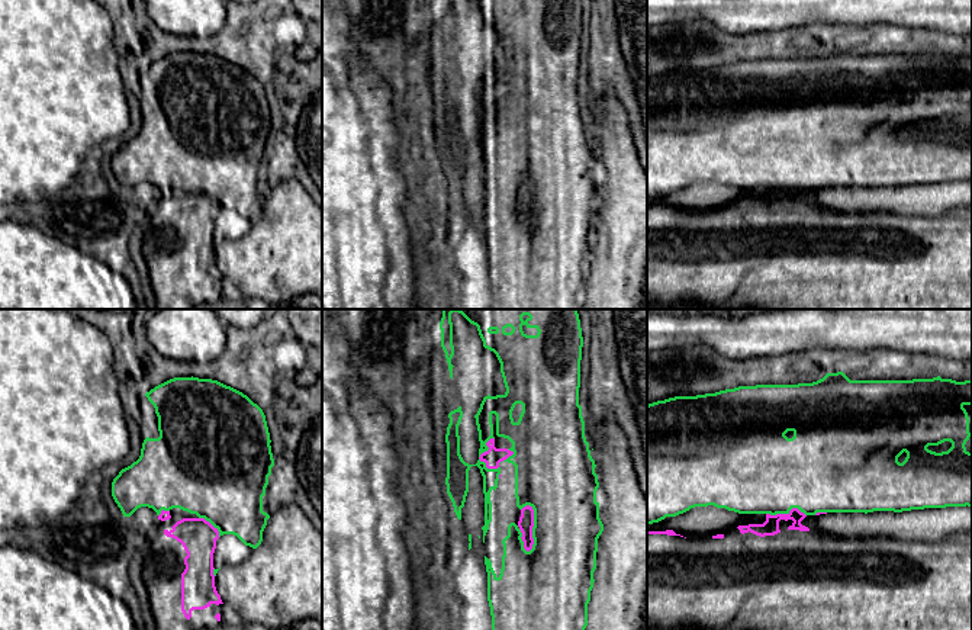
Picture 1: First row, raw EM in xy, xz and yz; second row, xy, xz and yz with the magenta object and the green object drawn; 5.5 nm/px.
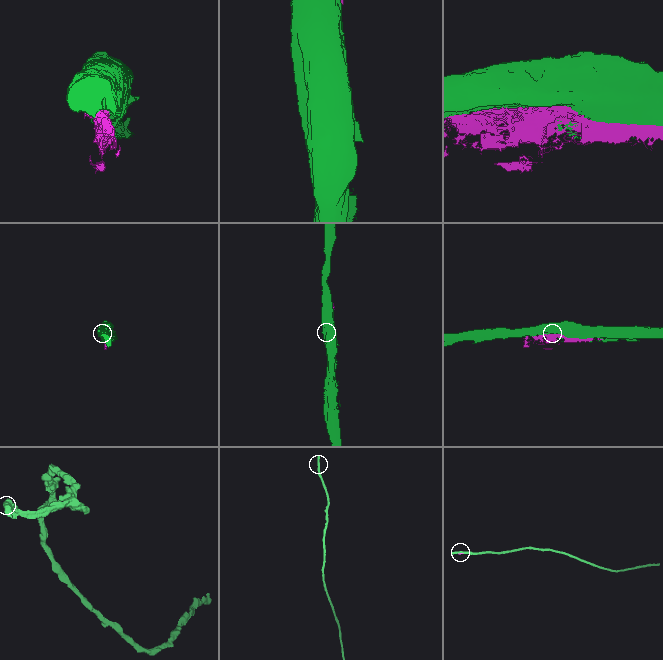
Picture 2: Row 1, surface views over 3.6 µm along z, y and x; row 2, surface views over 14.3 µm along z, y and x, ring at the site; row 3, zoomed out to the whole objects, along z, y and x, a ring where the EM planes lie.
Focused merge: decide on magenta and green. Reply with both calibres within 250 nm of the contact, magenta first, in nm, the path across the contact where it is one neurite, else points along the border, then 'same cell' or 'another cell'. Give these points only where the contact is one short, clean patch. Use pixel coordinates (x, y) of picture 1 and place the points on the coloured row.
90 nm thick on the magenta side, 360 nm on the other; another cell

